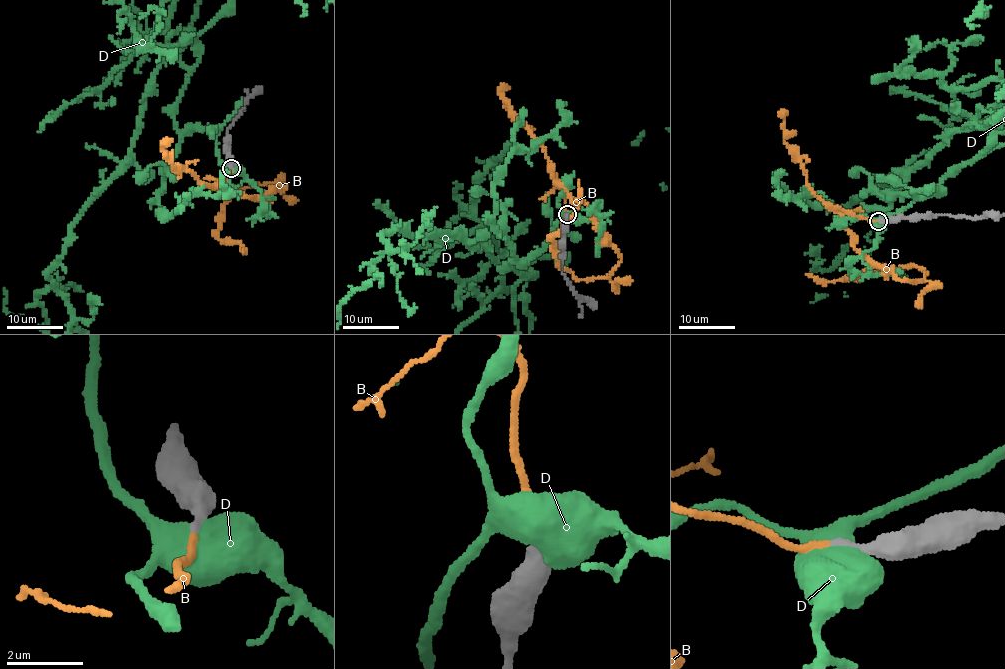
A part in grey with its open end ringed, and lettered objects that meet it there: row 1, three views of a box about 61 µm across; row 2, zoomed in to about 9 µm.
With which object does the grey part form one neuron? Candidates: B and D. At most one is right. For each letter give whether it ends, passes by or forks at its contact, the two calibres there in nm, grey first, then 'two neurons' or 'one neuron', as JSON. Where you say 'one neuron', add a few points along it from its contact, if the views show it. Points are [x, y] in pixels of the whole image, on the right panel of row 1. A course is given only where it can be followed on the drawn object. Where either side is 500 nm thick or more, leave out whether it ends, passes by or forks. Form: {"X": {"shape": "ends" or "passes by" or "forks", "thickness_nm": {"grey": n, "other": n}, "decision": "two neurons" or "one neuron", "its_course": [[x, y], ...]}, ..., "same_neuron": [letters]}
{"B": {"shape": "ends", "thickness_nm": {"grey": 200, "other": 170}, "decision": "one neuron", "its_course": [[879, 221], [836, 210], [857, 250], [897, 278], [922, 281], [924, 269], [913, 264], [836, 281], [805, 273]]}, "D": {"thickness_nm": {"grey": 360, "other": 800}, "decision": "two neurons"}, "same_neuron": ["B"]}

